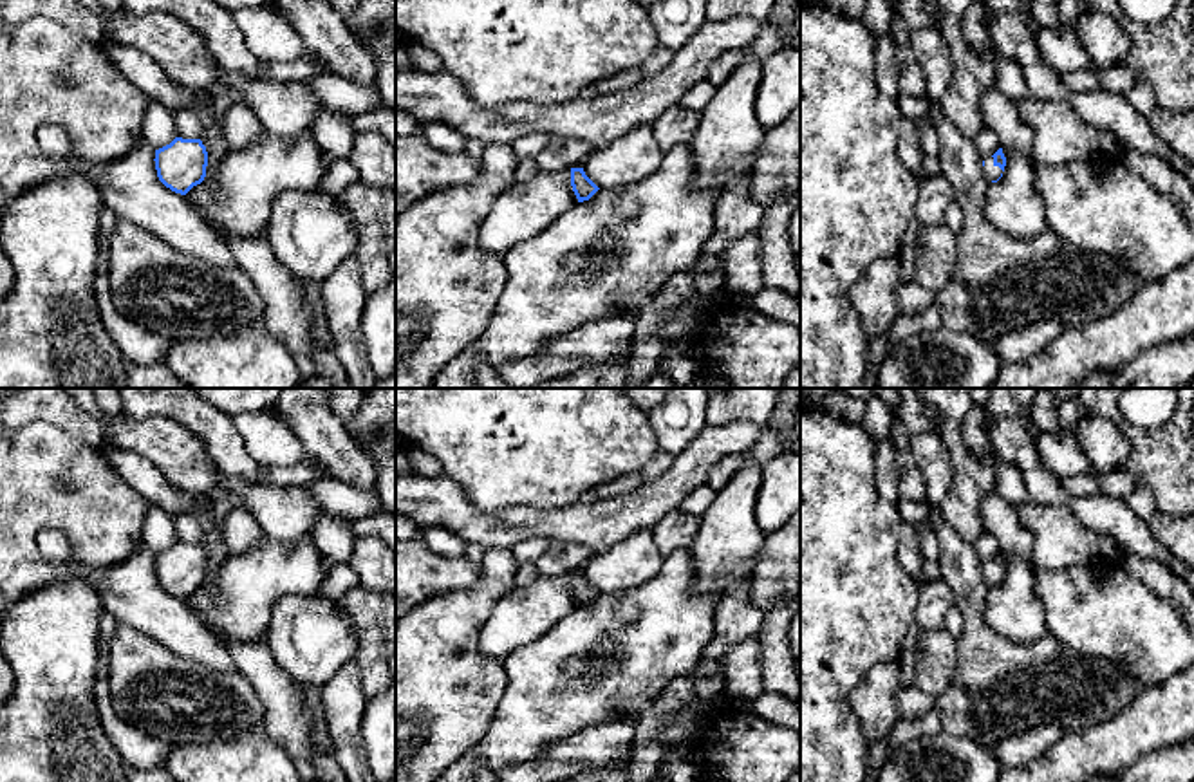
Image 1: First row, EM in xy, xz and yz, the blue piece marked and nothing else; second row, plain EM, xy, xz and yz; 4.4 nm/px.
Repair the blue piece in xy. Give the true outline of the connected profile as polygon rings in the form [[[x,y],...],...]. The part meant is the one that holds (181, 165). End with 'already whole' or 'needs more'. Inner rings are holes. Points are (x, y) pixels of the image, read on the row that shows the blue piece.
[[[175,137],[155,150],[159,181],[175,193],[186,195],[206,177],[208,152],[201,139]]]; already whole

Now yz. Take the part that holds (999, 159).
[[[999,148],[993,155],[983,159],[983,172],[988,182],[997,182],[1003,177],[1004,166],[1006,157],[1003,154],[1003,148]]]; needs more

